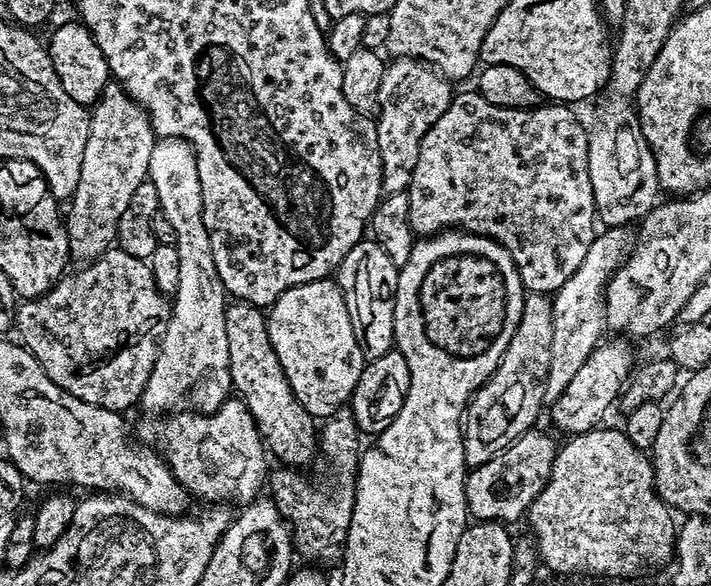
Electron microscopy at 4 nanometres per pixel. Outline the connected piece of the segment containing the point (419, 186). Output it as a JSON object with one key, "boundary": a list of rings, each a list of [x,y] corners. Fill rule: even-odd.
{"boundary":[[[457,91],[453,95],[450,106],[434,126],[422,138],[422,146],[418,150],[418,166],[414,166],[412,181],[408,183],[408,201],[410,202],[410,226],[417,237],[431,236],[441,230],[460,230],[473,232],[479,236],[488,236],[496,240],[514,258],[516,269],[520,275],[520,281],[528,292],[543,292],[555,294],[561,286],[582,266],[582,258],[586,258],[586,250],[594,242],[598,235],[598,217],[596,215],[596,203],[594,202],[594,186],[590,186],[590,166],[588,165],[588,129],[585,121],[580,121],[572,113],[569,105],[559,102],[544,102],[534,108],[503,108],[494,106],[494,102],[486,102],[479,92]]]}

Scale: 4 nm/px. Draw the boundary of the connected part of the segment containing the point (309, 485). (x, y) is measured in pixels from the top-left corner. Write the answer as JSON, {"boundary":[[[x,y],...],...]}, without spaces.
{"boundary":[[[341,410],[339,412],[335,412],[334,415],[327,417],[319,425],[318,428],[318,448],[319,451],[322,453],[322,460],[324,456],[324,460],[328,463],[328,476],[324,476],[321,480],[311,480],[308,476],[303,476],[303,471],[297,470],[295,467],[292,466],[280,466],[277,467],[277,472],[274,473],[273,471],[270,476],[270,488],[272,484],[272,491],[270,491],[270,497],[273,503],[276,504],[278,510],[284,516],[284,521],[289,525],[292,529],[292,545],[295,548],[295,555],[299,557],[301,561],[307,562],[309,565],[312,566],[325,566],[324,564],[336,564],[339,565],[344,558],[344,543],[346,542],[346,538],[348,537],[348,527],[350,526],[350,518],[352,517],[352,511],[354,510],[354,498],[356,497],[356,470],[360,467],[360,456],[358,452],[355,452],[354,449],[359,449],[361,447],[360,440],[362,441],[362,433],[360,427],[354,422],[354,418],[352,417],[351,411],[348,410]]]}

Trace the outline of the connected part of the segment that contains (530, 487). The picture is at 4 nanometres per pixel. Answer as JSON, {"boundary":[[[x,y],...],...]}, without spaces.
{"boundary":[[[533,426],[523,432],[510,446],[496,452],[494,458],[475,465],[465,475],[466,506],[469,517],[477,520],[499,520],[509,522],[527,513],[528,508],[538,498],[550,478],[550,470],[554,470],[554,458],[558,451],[557,441],[552,441],[553,433],[539,432]]]}

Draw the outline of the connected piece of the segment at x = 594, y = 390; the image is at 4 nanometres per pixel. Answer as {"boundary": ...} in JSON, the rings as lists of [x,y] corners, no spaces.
{"boundary":[[[624,338],[612,339],[616,340],[605,339],[596,345],[590,358],[586,358],[586,362],[582,362],[578,374],[574,374],[573,380],[566,385],[566,390],[562,390],[562,394],[557,400],[551,401],[553,424],[551,427],[557,433],[560,431],[568,436],[577,436],[590,431],[603,421],[600,419],[619,401],[625,383],[633,371],[634,363],[632,364],[632,348],[628,345],[631,343]]]}

